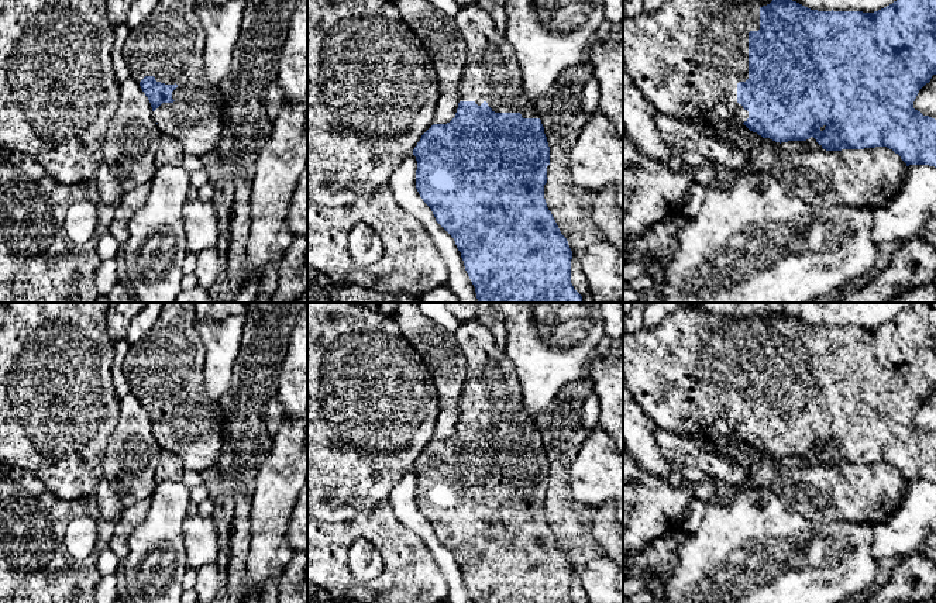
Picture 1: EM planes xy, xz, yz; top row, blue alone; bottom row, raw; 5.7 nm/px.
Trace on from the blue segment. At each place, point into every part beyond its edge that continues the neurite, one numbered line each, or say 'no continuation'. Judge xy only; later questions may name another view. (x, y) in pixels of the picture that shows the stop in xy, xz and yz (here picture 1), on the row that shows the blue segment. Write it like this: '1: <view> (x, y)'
1: xy (168, 44)

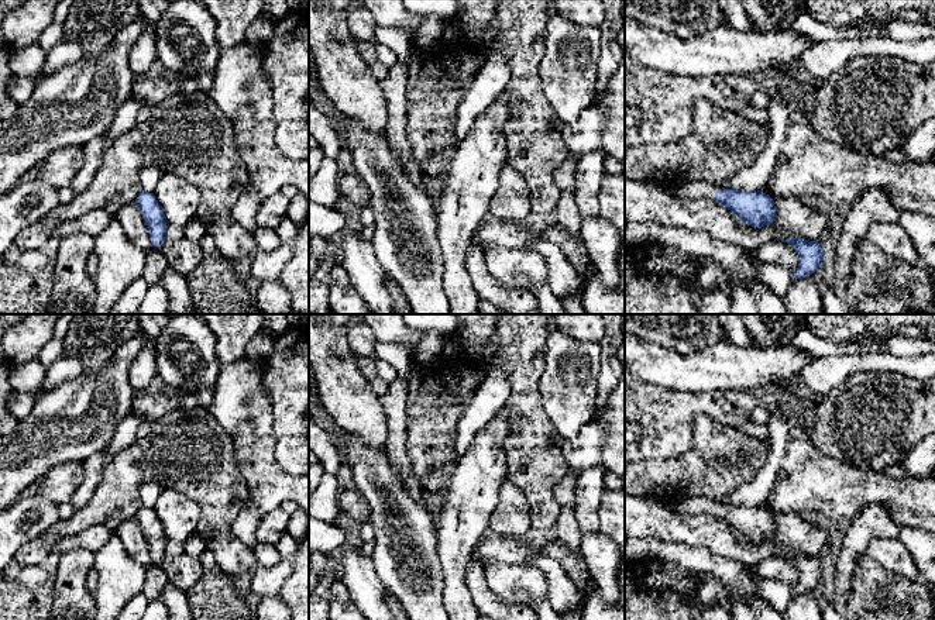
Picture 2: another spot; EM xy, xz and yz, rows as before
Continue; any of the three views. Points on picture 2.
1: yz (693, 189)

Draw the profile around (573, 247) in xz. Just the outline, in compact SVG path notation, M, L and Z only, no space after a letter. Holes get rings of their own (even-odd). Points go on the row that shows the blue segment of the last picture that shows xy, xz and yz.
M560 221L547 225L540 235L563 251L580 276L588 279L595 273L594 265L581 238L573 237L564 230Z

